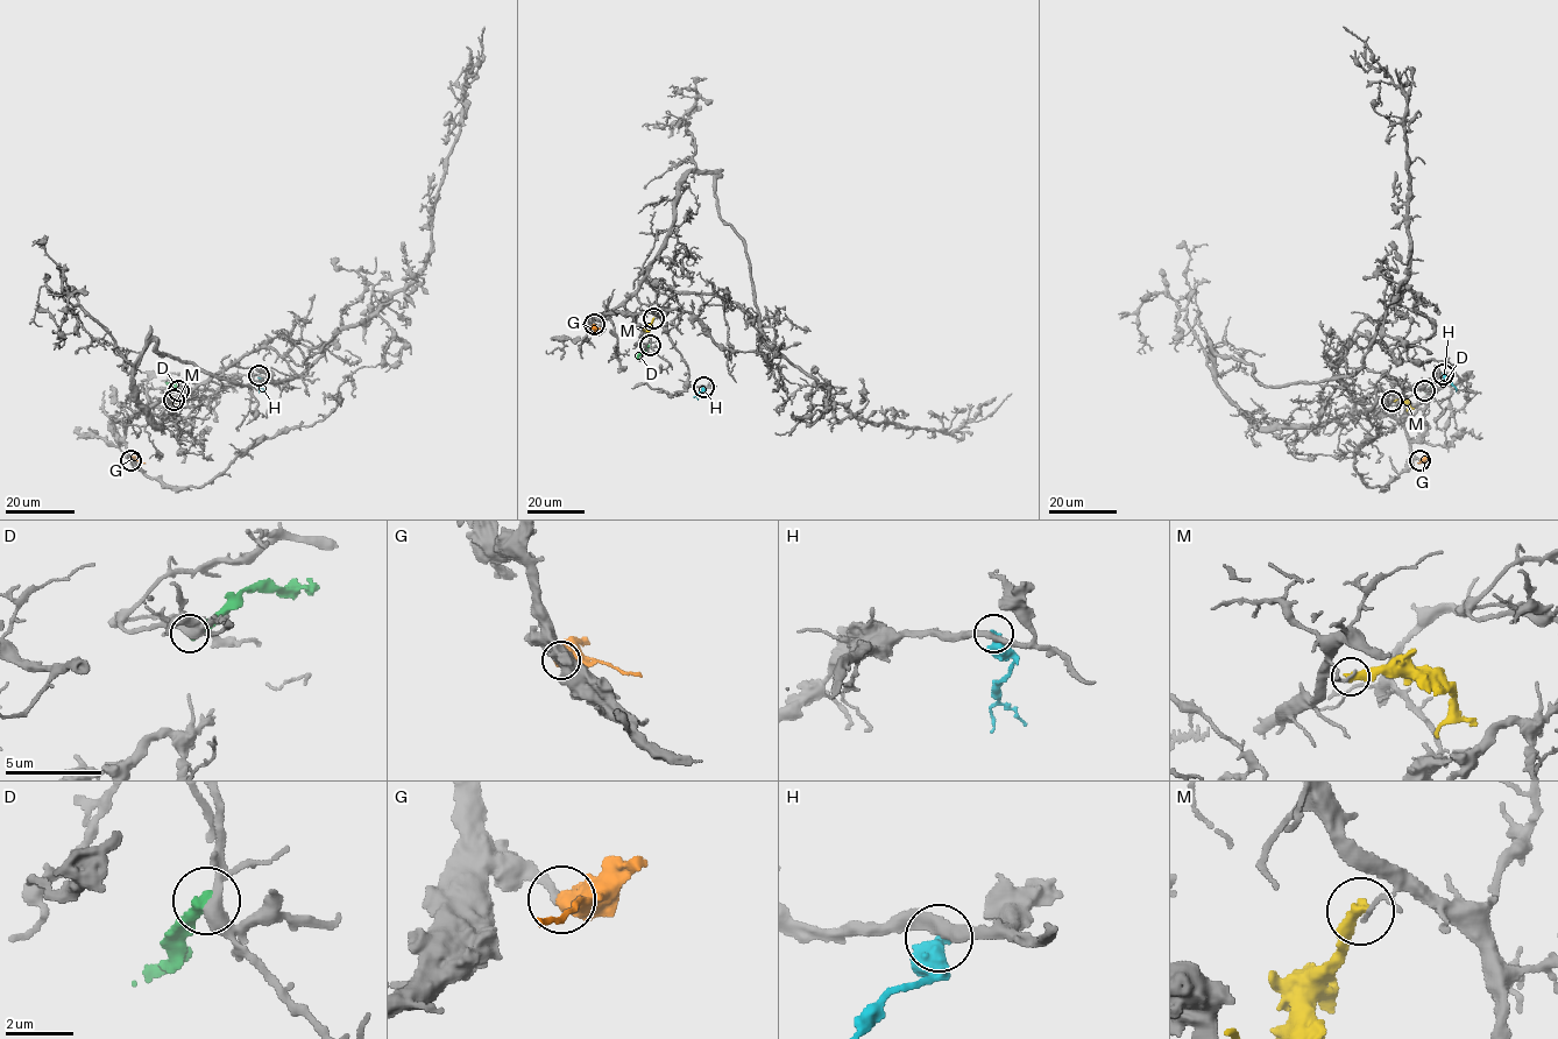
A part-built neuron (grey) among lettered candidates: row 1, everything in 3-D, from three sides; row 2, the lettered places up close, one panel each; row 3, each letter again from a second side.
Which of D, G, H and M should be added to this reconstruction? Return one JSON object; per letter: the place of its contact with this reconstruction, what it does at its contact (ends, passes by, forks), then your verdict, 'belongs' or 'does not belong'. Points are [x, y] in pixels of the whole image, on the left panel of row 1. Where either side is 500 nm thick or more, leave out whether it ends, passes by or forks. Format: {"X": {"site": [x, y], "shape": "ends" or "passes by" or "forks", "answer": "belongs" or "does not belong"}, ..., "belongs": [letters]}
{"D": {"site": [178, 390], "shape": "ends", "answer": "does not belong"}, "G": {"site": [130, 460], "answer": "belongs"}, "H": {"site": [259, 375], "shape": "ends", "answer": "does not belong"}, "M": {"site": [174, 400], "shape": "ends", "answer": "does not belong"}, "belongs": ["G"]}

